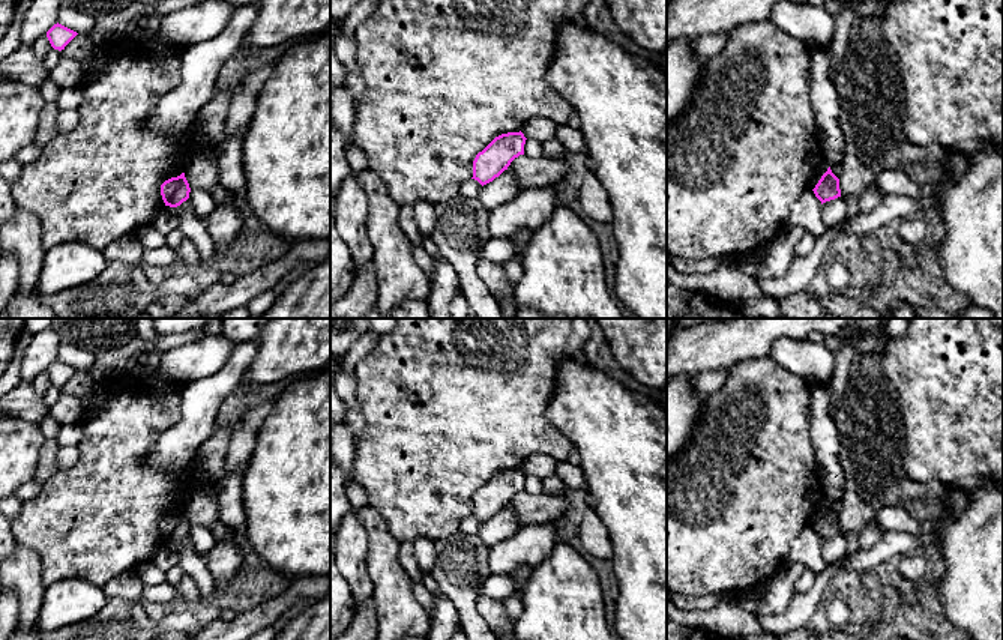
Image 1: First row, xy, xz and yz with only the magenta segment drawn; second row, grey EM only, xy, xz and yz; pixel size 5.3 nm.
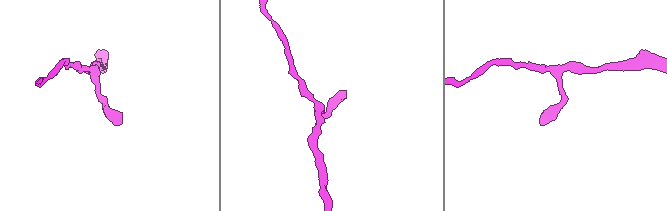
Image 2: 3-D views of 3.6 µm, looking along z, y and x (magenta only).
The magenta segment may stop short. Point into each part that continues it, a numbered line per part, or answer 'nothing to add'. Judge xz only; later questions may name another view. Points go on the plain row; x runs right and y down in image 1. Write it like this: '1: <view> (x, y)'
nothing to add

